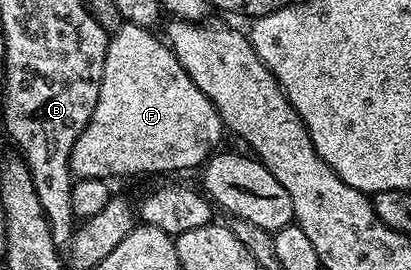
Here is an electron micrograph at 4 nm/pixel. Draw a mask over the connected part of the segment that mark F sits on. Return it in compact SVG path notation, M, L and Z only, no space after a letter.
M123 24L117 30L112 31L107 56L103 64L99 104L95 104L95 112L91 112L91 120L87 124L87 128L83 128L79 140L75 140L75 148L71 148L69 169L73 171L77 178L114 180L113 178L125 178L128 174L169 174L172 170L189 170L192 166L198 165L197 167L200 167L208 162L214 151L220 147L217 145L221 142L221 134L223 135L223 123L215 104L211 104L211 100L207 96L203 96L203 92L199 92L199 88L195 88L195 84L191 80L191 76L187 76L183 64L179 64L179 60L173 55L168 45L160 37L157 39L153 33L152 29L132 24Z

